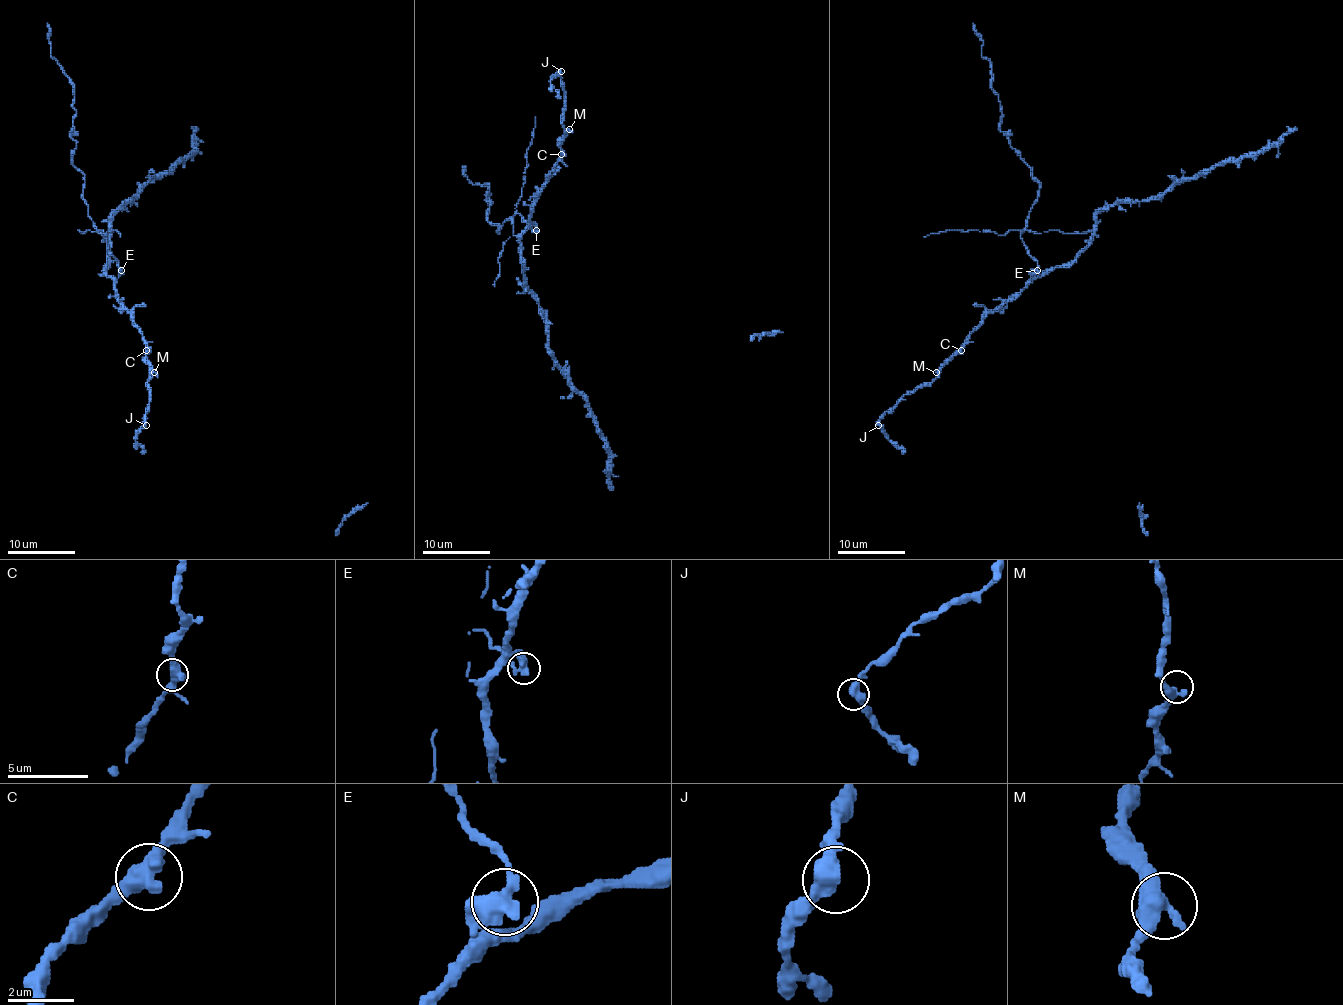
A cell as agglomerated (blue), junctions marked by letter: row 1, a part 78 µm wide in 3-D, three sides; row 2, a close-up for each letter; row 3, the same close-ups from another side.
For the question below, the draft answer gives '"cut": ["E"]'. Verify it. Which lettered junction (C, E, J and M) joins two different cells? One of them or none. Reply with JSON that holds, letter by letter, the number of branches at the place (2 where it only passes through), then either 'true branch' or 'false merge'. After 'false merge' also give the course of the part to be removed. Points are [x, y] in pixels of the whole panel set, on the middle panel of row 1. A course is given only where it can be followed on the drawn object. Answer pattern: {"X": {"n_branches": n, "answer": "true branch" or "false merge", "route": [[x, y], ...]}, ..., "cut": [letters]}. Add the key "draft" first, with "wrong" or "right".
{"draft": "right", "C": {"n_branches": 2, "answer": "true branch"}, "E": {"n_branches": 2, "answer": "false merge", "route": [[537, 230], [516, 213], [498, 232], [500, 225], [488, 220], [488, 185], [474, 185], [462, 166]]}, "J": {"n_branches": 2, "answer": "true branch"}, "M": {"n_branches": 2, "answer": "true branch"}, "cut": ["E"]}

